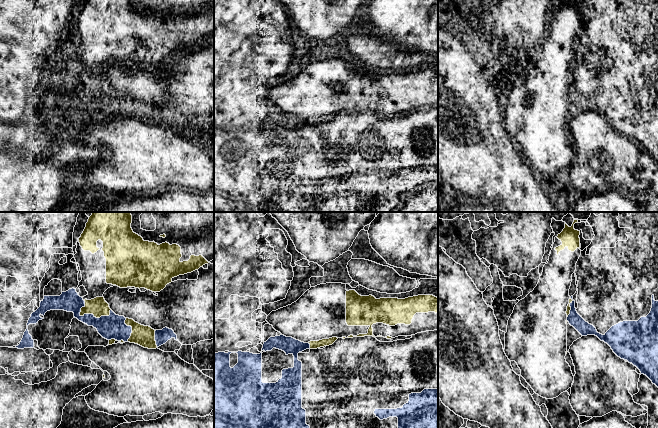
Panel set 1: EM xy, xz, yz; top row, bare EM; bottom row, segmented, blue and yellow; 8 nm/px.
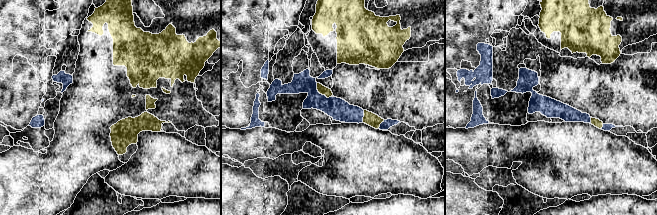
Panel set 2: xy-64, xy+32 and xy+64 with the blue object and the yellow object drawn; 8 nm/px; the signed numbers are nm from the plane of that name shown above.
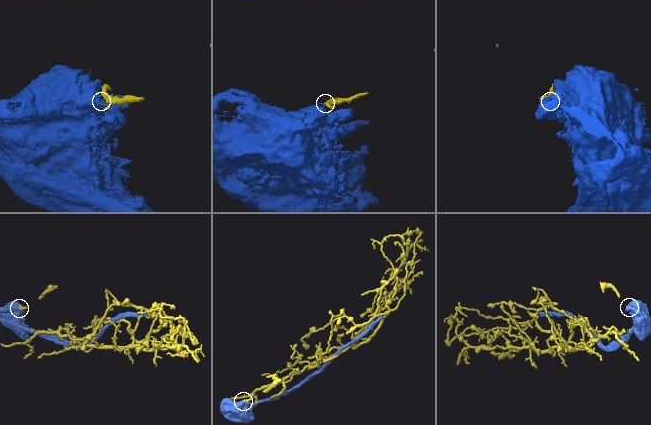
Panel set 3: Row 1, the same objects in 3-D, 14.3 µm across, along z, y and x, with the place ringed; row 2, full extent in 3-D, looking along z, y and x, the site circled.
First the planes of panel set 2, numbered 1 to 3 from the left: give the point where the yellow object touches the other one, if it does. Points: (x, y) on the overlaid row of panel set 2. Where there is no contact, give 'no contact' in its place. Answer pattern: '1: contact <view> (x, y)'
1: no contact
2: contact xy+32 (321, 94)
3: contact xy+64 (590, 120)

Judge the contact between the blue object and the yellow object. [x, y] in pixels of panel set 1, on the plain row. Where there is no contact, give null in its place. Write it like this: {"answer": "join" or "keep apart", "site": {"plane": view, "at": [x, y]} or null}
{"answer": "keep apart", "site": {"plane": "xy", "at": [95, 93]}}

